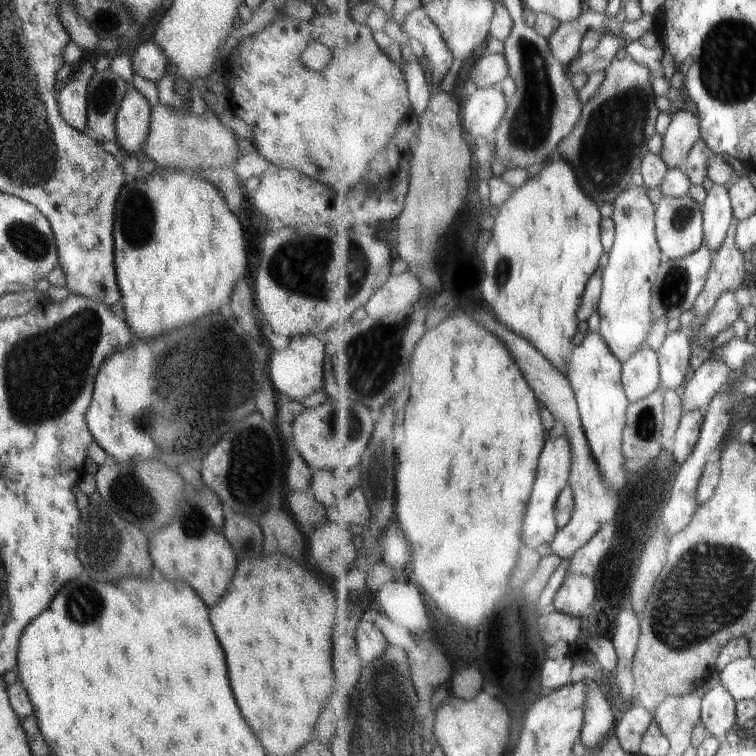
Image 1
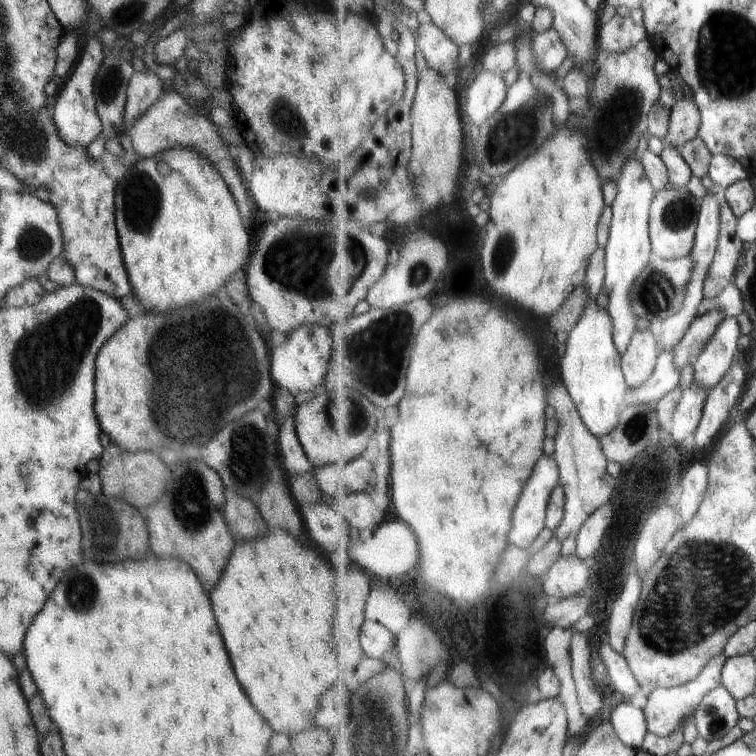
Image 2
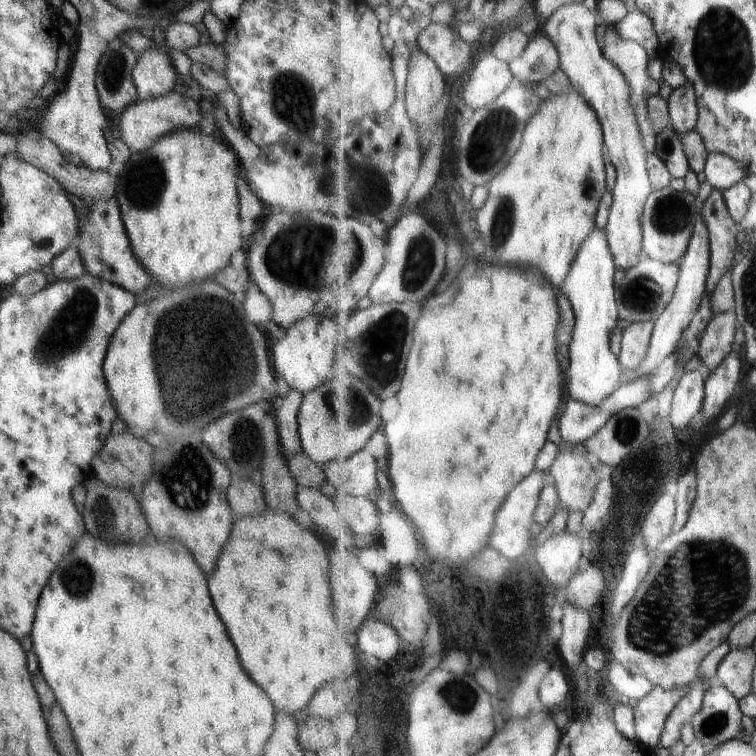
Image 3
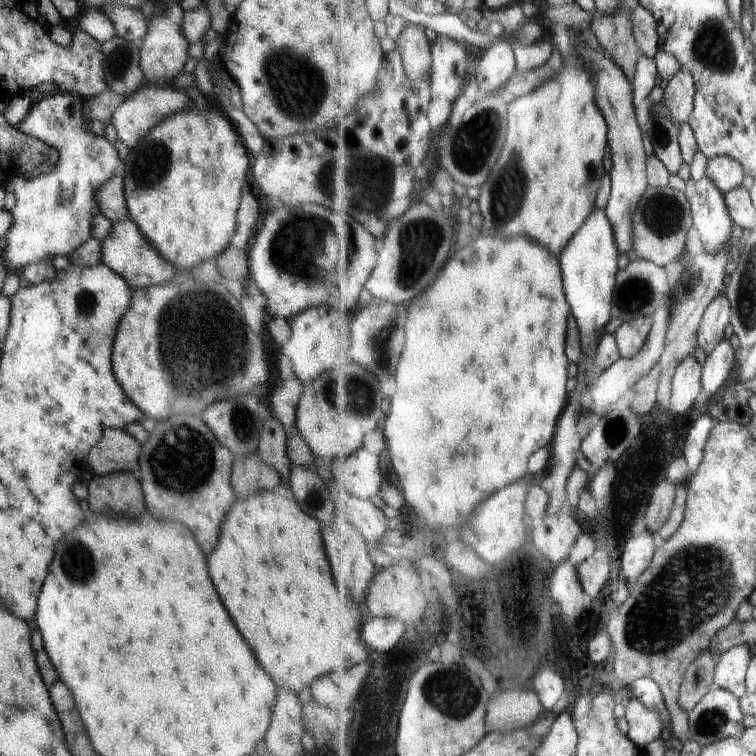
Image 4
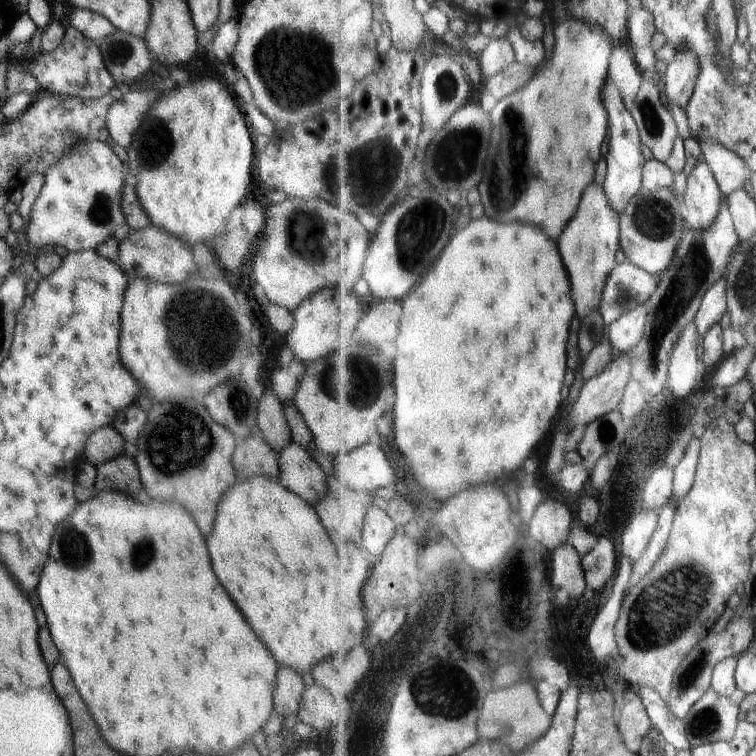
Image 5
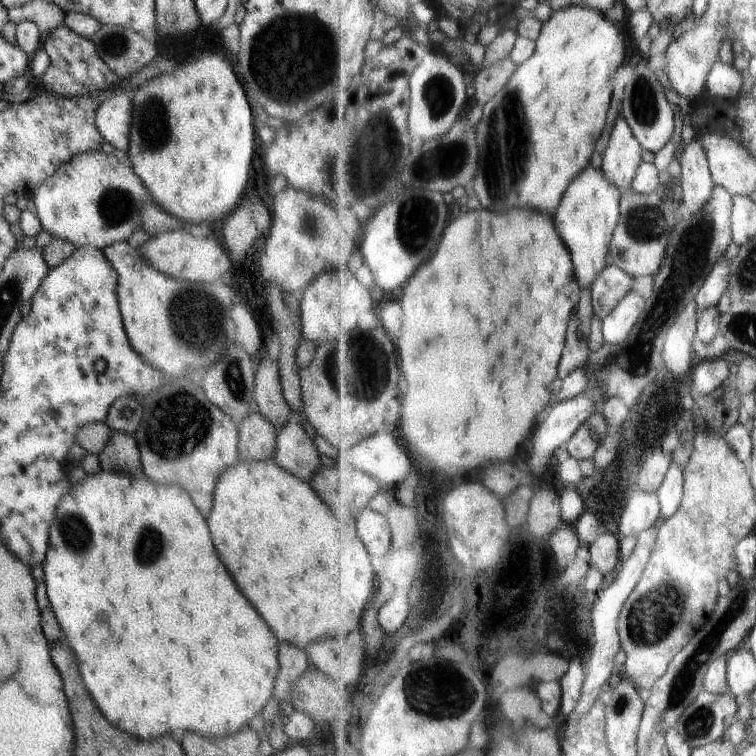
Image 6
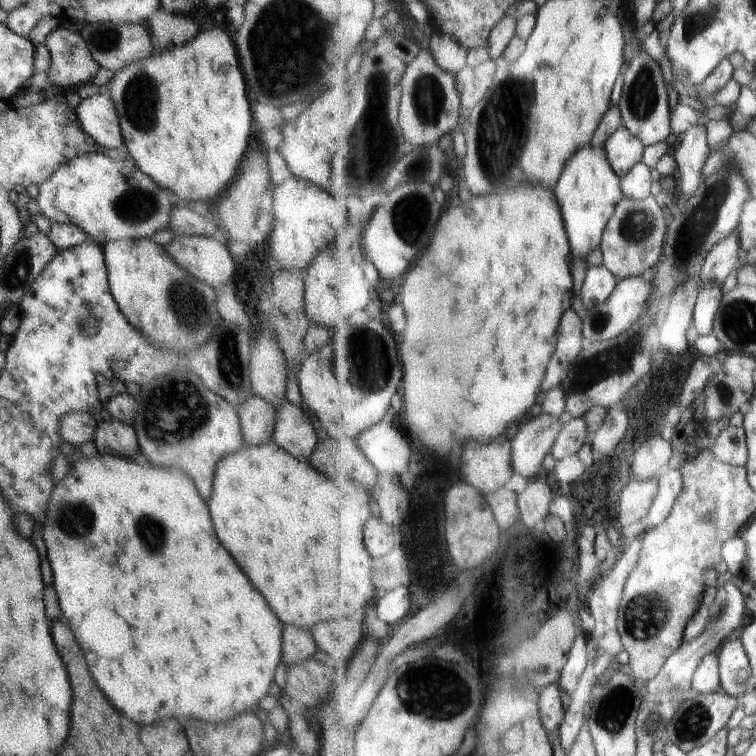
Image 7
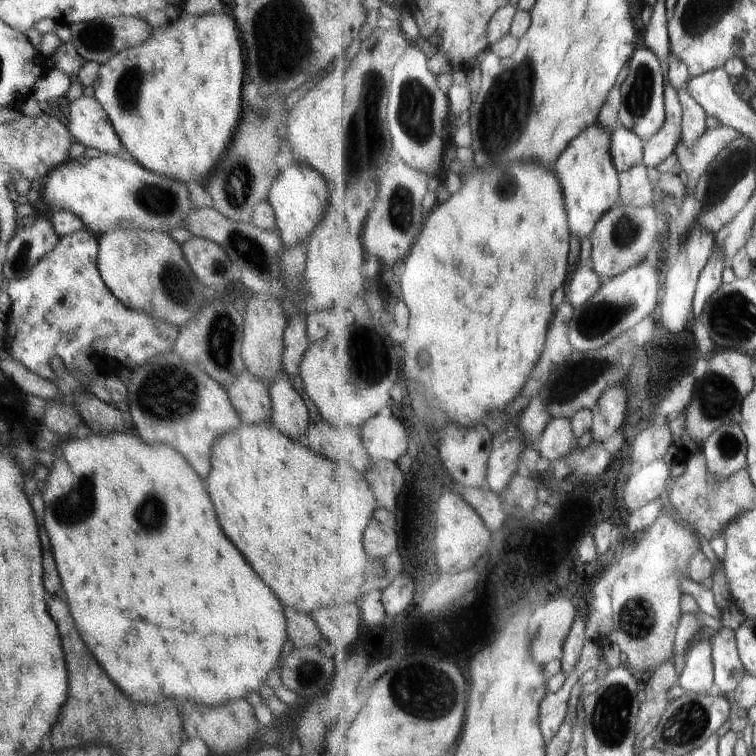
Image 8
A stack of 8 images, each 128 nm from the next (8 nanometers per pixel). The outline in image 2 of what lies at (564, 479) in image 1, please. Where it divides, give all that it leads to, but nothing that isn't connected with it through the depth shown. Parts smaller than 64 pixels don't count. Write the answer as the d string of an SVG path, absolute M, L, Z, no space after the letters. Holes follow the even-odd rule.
M544 455L542 464L534 470L534 480L526 486L520 506L514 514L514 532L510 542L531 550L534 540L547 527L550 501L555 488L560 486L560 465L555 456Z

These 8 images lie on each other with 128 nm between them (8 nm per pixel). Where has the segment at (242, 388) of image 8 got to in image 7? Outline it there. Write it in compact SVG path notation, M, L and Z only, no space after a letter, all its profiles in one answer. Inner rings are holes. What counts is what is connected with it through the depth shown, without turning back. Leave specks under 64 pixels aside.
M252 394L242 401L237 415L241 424L244 447L258 446L273 440L275 408Z

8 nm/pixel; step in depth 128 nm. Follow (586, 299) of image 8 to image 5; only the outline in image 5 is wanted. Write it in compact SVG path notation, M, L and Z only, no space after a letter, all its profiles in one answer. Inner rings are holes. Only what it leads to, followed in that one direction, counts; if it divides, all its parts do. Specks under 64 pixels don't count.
M630 259L619 264L610 275L605 288L601 314L608 325L616 323L632 309L648 306L652 294L658 290L660 276L639 267Z

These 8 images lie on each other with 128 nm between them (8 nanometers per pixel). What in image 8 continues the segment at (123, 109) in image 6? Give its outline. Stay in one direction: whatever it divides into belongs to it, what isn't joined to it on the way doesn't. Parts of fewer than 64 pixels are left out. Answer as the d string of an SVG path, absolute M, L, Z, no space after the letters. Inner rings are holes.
M83 95L67 103L70 116L66 128L77 142L81 142L86 148L96 148L122 157L125 148L96 97Z

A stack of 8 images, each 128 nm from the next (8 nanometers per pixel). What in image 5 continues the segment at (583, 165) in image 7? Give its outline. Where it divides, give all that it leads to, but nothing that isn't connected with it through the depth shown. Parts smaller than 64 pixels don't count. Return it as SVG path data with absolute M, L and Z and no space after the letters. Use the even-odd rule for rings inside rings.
M594 183L587 190L577 215L558 241L574 280L577 314L583 319L594 313L601 314L605 288L610 275L619 265L616 262L616 254L621 248L621 214L613 207L613 202L604 186Z

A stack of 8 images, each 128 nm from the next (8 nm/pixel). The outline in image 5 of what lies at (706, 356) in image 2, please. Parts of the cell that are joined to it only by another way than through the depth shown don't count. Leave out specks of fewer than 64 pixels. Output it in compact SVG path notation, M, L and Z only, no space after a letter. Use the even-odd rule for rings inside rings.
M724 277L708 291L696 317L695 325L698 327L703 342L704 337L722 322L726 312L731 312L728 277Z

